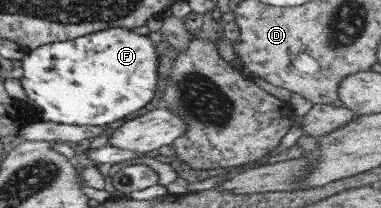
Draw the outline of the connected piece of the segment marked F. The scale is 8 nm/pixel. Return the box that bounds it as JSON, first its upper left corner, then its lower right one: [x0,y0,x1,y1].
[19,28,157,127]

